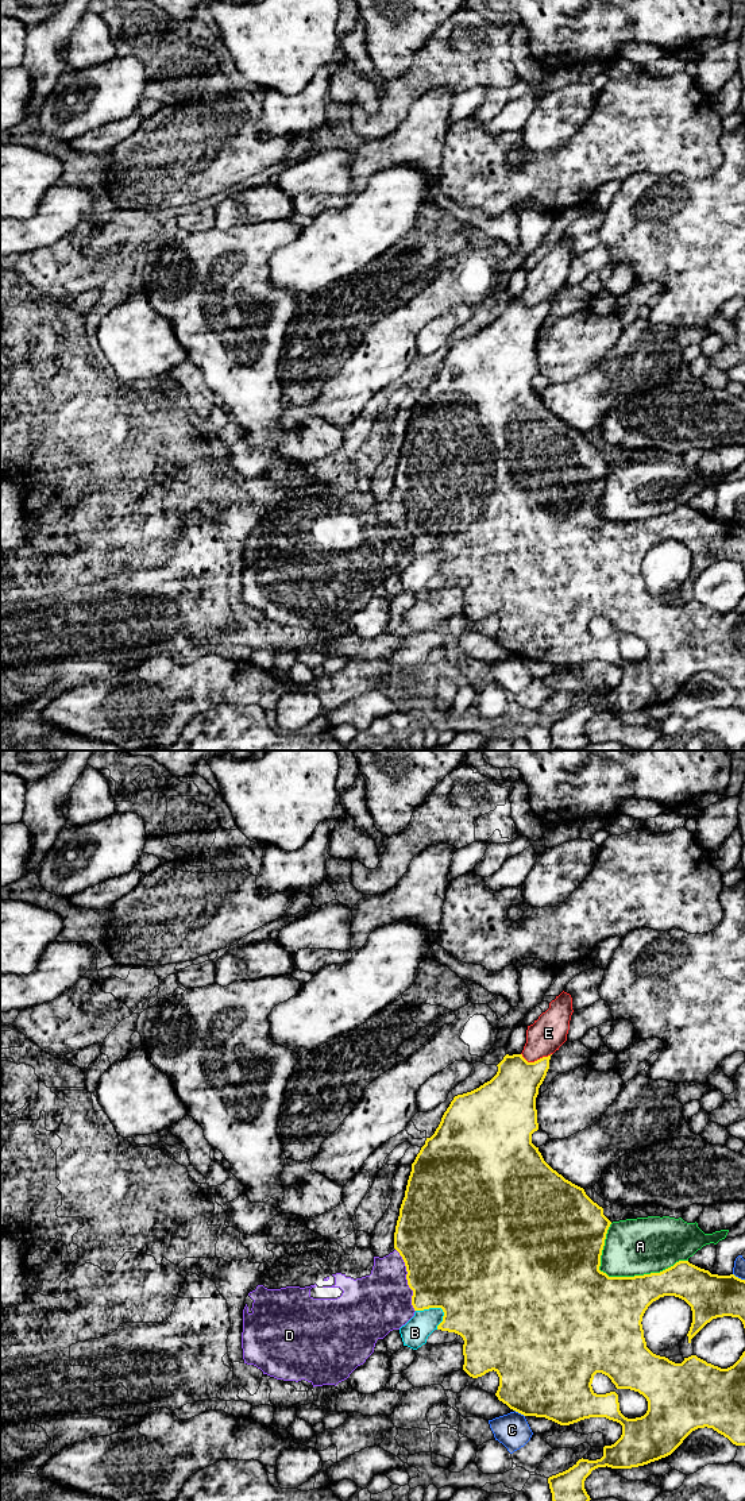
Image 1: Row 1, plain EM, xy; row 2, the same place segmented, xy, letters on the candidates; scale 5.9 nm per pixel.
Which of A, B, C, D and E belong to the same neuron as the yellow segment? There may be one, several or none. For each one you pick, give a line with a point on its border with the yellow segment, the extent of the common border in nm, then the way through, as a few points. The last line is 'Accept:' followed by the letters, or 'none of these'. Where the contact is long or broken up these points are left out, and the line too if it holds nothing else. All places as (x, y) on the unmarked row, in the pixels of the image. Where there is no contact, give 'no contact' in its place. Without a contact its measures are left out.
Accept: none of these

